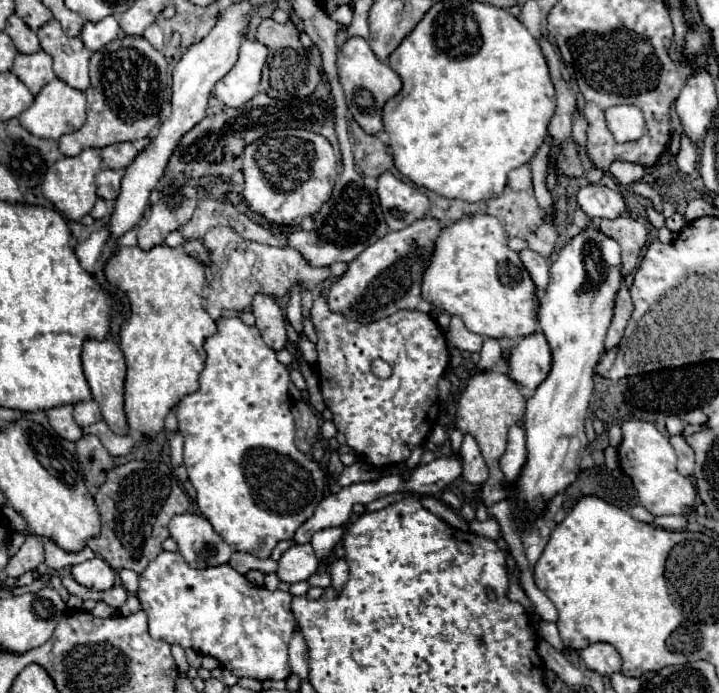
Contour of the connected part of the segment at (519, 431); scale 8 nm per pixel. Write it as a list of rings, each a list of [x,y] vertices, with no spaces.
[[[514,425],[508,435],[508,447],[506,453],[500,457],[500,471],[504,473],[508,483],[516,483],[524,465],[526,465],[526,437],[524,427]]]

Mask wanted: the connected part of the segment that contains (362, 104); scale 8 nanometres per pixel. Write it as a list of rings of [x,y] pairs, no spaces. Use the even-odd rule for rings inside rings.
[[[352,37],[344,43],[344,47],[338,53],[338,77],[340,77],[342,89],[344,89],[344,95],[348,101],[348,111],[354,117],[354,121],[362,127],[362,131],[368,135],[384,133],[382,105],[386,105],[386,101],[390,97],[400,93],[402,81],[400,81],[398,73],[394,73],[394,69],[390,69],[386,63],[382,63],[374,55],[374,51],[366,43],[366,39]]]

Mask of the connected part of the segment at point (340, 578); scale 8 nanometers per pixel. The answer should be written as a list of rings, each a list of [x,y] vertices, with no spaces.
[[[334,559],[330,563],[330,577],[332,577],[332,585],[338,589],[346,583],[348,579],[348,563],[344,559]]]

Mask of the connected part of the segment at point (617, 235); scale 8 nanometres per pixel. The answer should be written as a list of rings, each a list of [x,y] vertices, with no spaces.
[[[624,213],[622,217],[616,219],[600,219],[596,229],[606,233],[606,237],[618,241],[622,249],[622,277],[628,277],[640,259],[642,247],[646,245],[648,239],[646,225]]]

